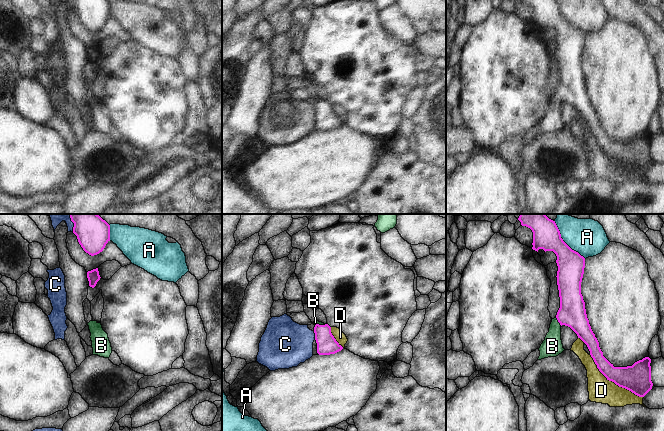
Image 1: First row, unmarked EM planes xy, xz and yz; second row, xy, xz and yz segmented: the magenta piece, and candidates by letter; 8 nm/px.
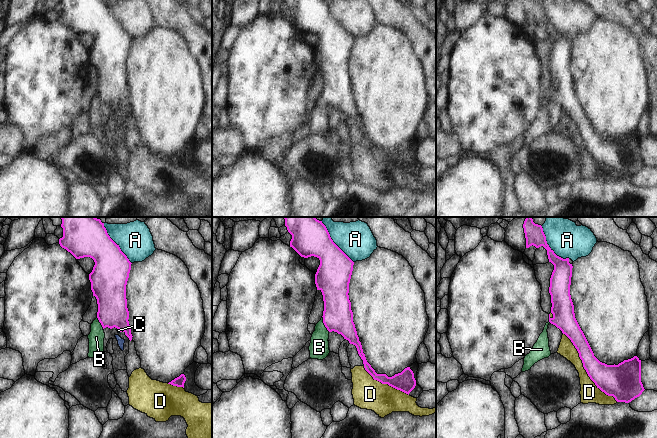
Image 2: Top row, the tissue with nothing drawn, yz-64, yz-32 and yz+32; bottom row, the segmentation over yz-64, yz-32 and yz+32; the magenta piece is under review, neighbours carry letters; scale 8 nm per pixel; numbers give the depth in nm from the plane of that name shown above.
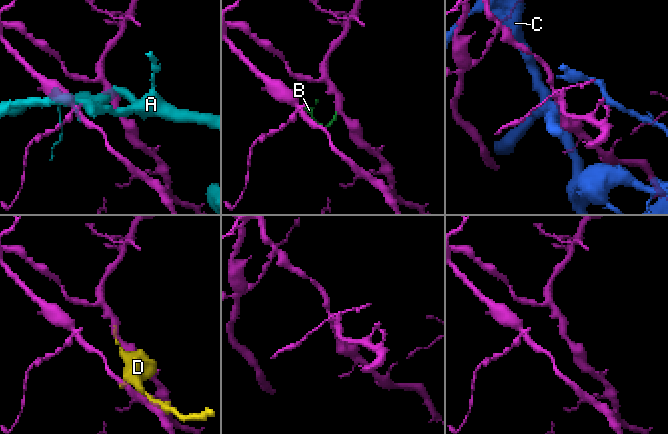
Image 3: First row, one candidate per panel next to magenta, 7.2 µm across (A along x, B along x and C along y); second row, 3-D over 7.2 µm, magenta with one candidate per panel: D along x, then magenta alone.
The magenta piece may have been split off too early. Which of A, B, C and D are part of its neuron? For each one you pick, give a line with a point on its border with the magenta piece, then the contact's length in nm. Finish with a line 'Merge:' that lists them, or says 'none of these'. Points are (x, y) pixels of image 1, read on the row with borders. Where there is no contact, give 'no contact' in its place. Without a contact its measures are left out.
B: contact yz (558, 321); length 90 nm
Merge: B

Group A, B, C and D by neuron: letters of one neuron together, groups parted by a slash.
A / B / C / D

